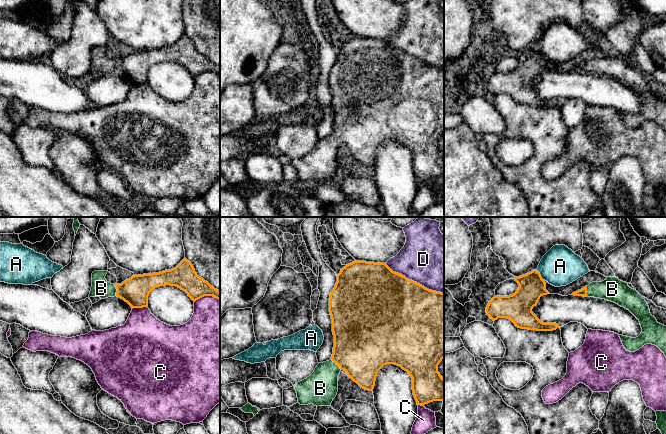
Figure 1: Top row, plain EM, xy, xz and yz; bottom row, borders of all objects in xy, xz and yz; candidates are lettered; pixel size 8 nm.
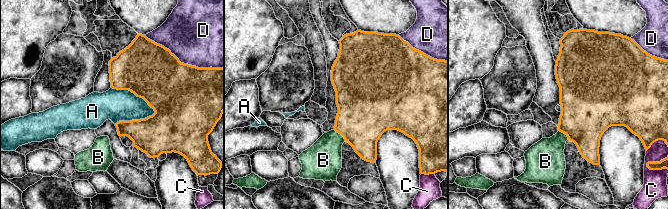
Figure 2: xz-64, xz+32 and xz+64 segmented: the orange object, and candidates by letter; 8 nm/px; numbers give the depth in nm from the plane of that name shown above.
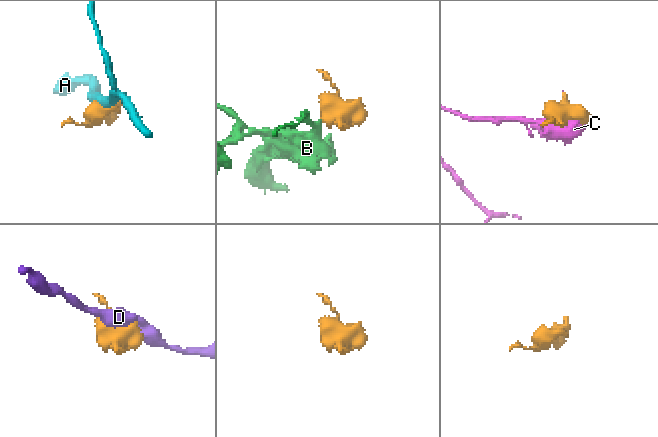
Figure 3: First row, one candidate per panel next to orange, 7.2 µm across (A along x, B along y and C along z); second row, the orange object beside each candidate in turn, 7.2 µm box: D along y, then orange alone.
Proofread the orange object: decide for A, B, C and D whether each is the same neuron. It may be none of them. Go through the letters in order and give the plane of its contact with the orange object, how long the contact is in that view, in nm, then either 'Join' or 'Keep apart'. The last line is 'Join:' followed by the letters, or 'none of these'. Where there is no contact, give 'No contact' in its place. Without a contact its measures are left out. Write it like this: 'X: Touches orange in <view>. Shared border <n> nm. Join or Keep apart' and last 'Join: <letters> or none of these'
A: Touches orange in yz. Shared border 120 nm. Keep apart
B: Touches orange in xy. Shared border 100 nm. Join
C: Touches orange in xy. Shared border 130 nm. Keep apart
D: Touches orange in xz. Shared border 550 nm. Keep apart
Join: B

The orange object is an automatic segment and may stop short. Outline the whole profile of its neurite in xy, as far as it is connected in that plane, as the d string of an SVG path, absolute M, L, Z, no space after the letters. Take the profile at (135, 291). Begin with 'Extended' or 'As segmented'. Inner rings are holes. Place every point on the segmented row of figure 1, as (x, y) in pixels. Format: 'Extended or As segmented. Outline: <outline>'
Extended. Outline: M184 258L175 268L159 273L134 275L121 284L111 284L105 276L108 271L92 273L90 297L105 299L117 296L127 302L131 308L148 306L150 292L160 286L176 286L185 291L195 302L204 296L213 296L220 300L220 291L199 277L190 261Z

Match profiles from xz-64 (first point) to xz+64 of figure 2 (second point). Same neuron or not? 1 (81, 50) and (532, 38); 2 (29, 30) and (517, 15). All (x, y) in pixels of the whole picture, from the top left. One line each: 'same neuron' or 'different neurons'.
1: different neurons
2: different neurons

